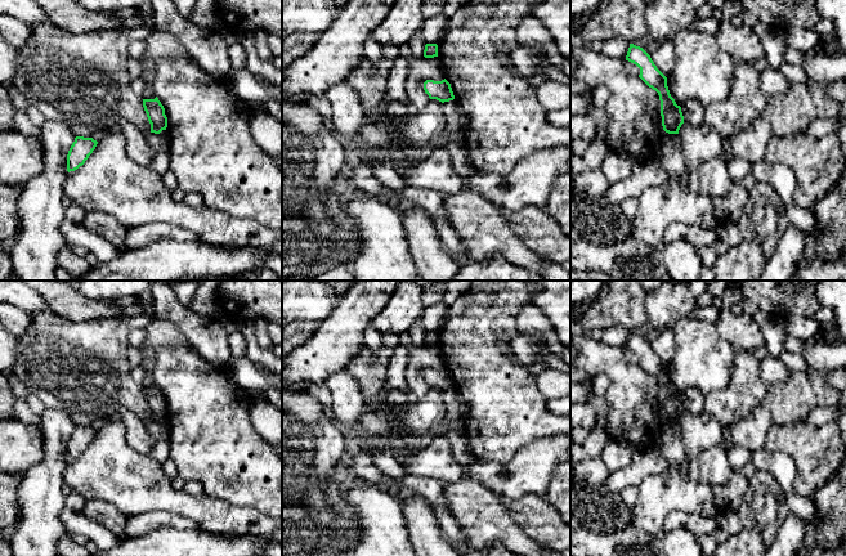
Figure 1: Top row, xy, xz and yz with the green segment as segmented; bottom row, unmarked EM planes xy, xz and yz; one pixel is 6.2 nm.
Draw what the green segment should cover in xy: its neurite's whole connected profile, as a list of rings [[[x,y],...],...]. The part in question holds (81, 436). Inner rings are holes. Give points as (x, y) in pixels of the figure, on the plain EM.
[[[76,425],[67,443],[67,459],[75,459],[82,454],[97,432],[93,426]]]

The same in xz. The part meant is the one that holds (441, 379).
[[[446,367],[442,369],[426,368],[424,378],[430,387],[437,387],[442,391],[455,387],[451,372]]]

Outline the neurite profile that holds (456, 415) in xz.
[[[453,387],[443,391],[443,399],[447,407],[447,413],[439,426],[435,426],[431,431],[424,434],[415,434],[409,431],[398,432],[398,436],[403,439],[406,447],[413,450],[420,450],[435,436],[439,436],[440,432],[447,427],[465,429],[469,407],[464,402],[462,396]]]

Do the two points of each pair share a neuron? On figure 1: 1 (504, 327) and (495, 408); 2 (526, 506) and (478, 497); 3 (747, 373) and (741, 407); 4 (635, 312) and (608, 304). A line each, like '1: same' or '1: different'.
1: same
2: different
3: same
4: same

